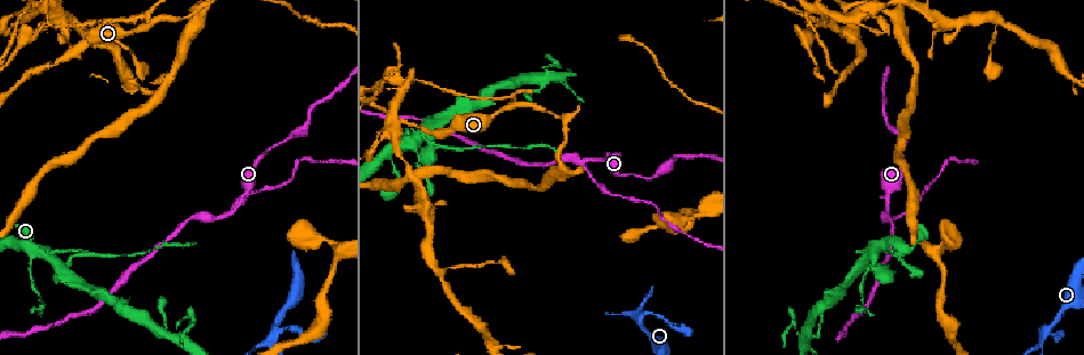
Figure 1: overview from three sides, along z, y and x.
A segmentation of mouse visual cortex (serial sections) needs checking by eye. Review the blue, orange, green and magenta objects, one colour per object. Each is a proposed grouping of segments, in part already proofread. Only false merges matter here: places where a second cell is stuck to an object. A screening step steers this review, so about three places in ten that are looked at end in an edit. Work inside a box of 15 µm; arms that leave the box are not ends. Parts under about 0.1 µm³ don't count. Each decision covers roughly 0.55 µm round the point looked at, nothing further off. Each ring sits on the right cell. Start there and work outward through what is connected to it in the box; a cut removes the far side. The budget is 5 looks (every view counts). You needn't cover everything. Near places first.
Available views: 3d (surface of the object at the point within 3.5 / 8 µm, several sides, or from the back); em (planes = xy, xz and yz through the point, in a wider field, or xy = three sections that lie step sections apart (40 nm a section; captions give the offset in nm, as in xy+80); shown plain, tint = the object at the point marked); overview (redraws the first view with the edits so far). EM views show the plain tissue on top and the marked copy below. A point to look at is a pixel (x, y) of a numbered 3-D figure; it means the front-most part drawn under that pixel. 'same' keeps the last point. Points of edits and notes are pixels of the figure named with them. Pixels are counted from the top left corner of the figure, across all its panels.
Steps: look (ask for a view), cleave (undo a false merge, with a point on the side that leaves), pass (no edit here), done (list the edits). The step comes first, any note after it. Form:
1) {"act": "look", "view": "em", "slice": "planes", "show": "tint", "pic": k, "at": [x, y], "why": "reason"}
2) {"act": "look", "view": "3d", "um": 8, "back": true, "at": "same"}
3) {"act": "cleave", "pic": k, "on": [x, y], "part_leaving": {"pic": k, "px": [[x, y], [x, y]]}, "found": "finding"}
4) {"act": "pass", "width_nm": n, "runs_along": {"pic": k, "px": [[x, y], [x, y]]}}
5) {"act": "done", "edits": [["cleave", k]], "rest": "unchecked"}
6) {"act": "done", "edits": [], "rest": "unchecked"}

{"act": "look", "view": "3d", "um": 3.5, "pic": 1, "at": [833, 22], "why": "four or more arms meet"}

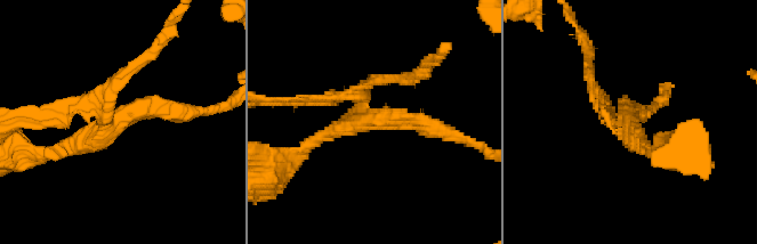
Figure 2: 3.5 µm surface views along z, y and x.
{"act": "look", "view": "em", "slice": "xy", "step": 5, "show": "tint", "pic": 2, "at": [625, 126], "arms": 4, "arm_widths_nm": [150, 150, 150, 250], "why": "now the EM"}

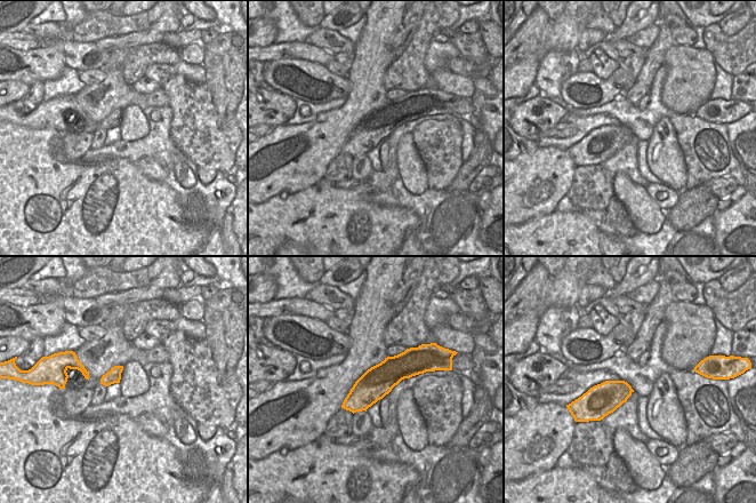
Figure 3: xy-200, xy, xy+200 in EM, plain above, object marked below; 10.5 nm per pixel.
{"act": "cleave", "pic": 2, "on": [102, 88], "part_leaving": {"pic": 2, "px": [[105, 122], [97, 108], [21, 115]]}, "found": "two cells meet here"}

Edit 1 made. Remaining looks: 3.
{"act": "look", "view": "overview", "why": "see it whole again"}

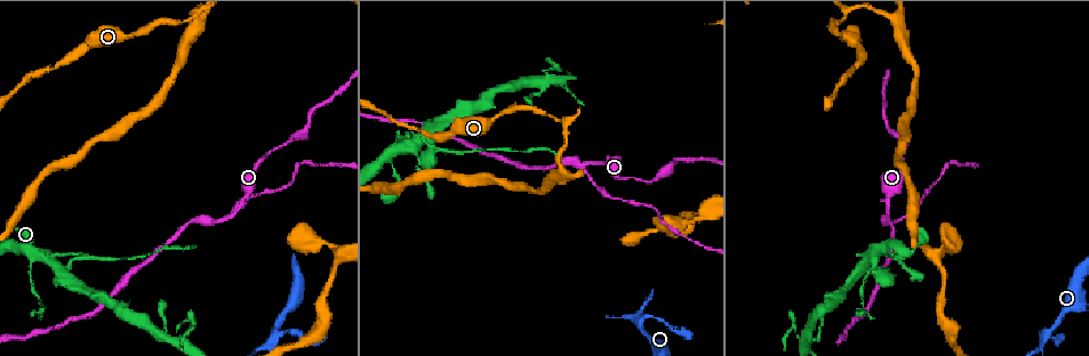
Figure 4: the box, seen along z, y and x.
{"act": "look", "view": "3d", "um": 3.5, "pic": 4, "at": [1048, 335], "why": "four-way junction"}

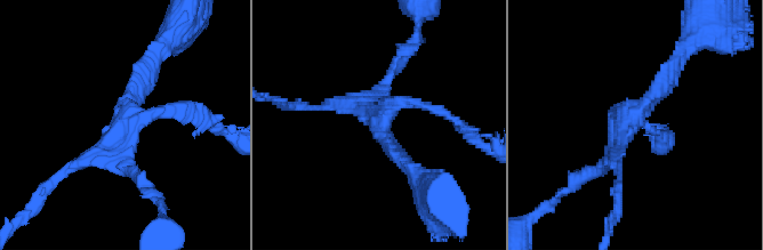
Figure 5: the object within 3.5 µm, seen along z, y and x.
{"act": "look", "view": "em", "slice": "xy", "step": 2, "show": "tint", "pic": 5, "at": [125, 114], "arms": 4, "arm_widths_nm": [150, 200, 200, 200]}

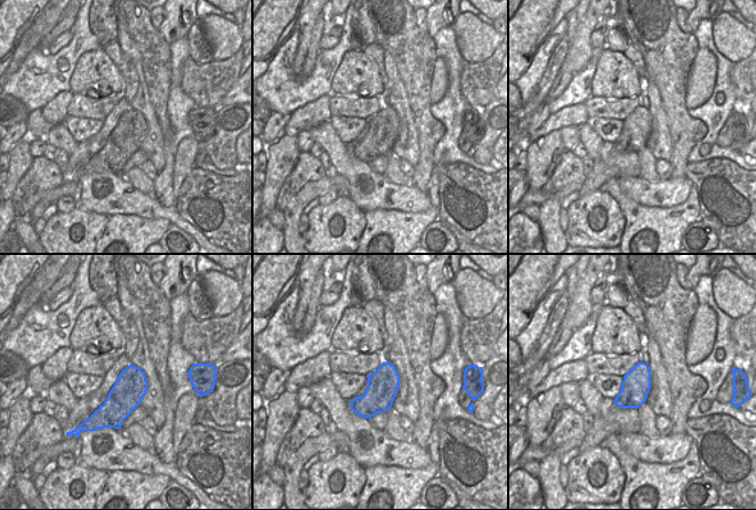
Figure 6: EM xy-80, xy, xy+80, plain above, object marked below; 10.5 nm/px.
{"act": "pass", "found": "one cell here"}

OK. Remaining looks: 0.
{"act": "done", "edits": [["cleave", 2]], "rest": "unchecked"}

